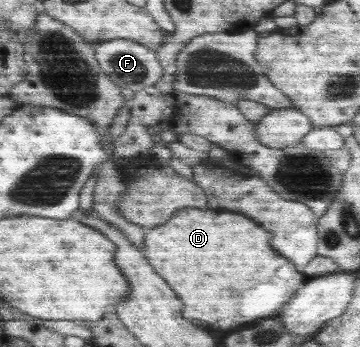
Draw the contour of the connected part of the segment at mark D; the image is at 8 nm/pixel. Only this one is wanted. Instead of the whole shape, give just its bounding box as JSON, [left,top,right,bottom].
[145,210,305,329]

